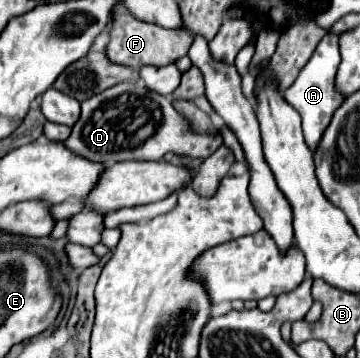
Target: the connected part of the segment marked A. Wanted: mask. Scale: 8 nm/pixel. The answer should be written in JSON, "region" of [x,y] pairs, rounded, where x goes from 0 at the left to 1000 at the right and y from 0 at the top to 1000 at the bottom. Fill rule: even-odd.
{"region":[[[911,92],[900,98],[900,109],[883,120],[872,154],[861,159],[861,170],[844,182],[844,193],[833,198],[833,209],[822,215],[822,226],[783,260],[783,271],[833,316],[839,327],[839,355],[844,355],[844,383],[856,394],[861,416],[878,416],[900,360],[911,355],[911,338],[922,332],[922,316],[950,293],[956,271],[944,271],[944,260],[933,260],[928,249],[928,209],[933,193],[944,182],[944,148],[939,148],[939,98]]]}

